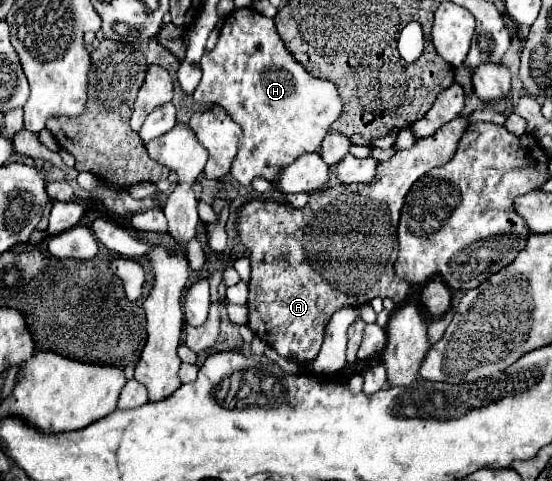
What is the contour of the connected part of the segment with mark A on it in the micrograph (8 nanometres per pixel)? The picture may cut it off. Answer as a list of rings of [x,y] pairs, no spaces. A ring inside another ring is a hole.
[[[459,116],[453,122],[445,124],[441,130],[437,130],[433,136],[421,138],[411,148],[399,150],[387,162],[381,162],[381,166],[377,168],[377,178],[371,184],[339,184],[335,188],[327,188],[327,190],[313,192],[311,194],[311,200],[307,202],[305,208],[293,208],[289,204],[279,204],[279,202],[273,202],[273,200],[251,200],[251,202],[247,202],[241,208],[241,212],[239,212],[239,236],[241,236],[241,242],[249,248],[249,260],[251,260],[251,280],[249,280],[249,300],[247,300],[249,302],[249,330],[257,338],[261,338],[263,342],[267,342],[271,348],[275,348],[279,356],[283,356],[287,360],[293,360],[293,362],[311,362],[319,354],[325,326],[327,326],[331,314],[337,308],[355,306],[355,304],[367,304],[375,296],[381,296],[381,298],[387,298],[389,296],[389,298],[393,298],[395,304],[401,304],[407,298],[411,286],[405,284],[405,280],[401,280],[401,278],[397,278],[393,274],[393,262],[397,258],[397,248],[399,248],[399,244],[397,244],[397,224],[399,224],[399,212],[401,212],[405,194],[409,192],[411,184],[419,176],[431,172],[433,168],[437,168],[437,166],[441,166],[441,164],[445,164],[445,162],[449,162],[453,158],[455,148],[457,148],[457,142],[465,134],[465,130],[467,130],[467,118],[465,116]]]

